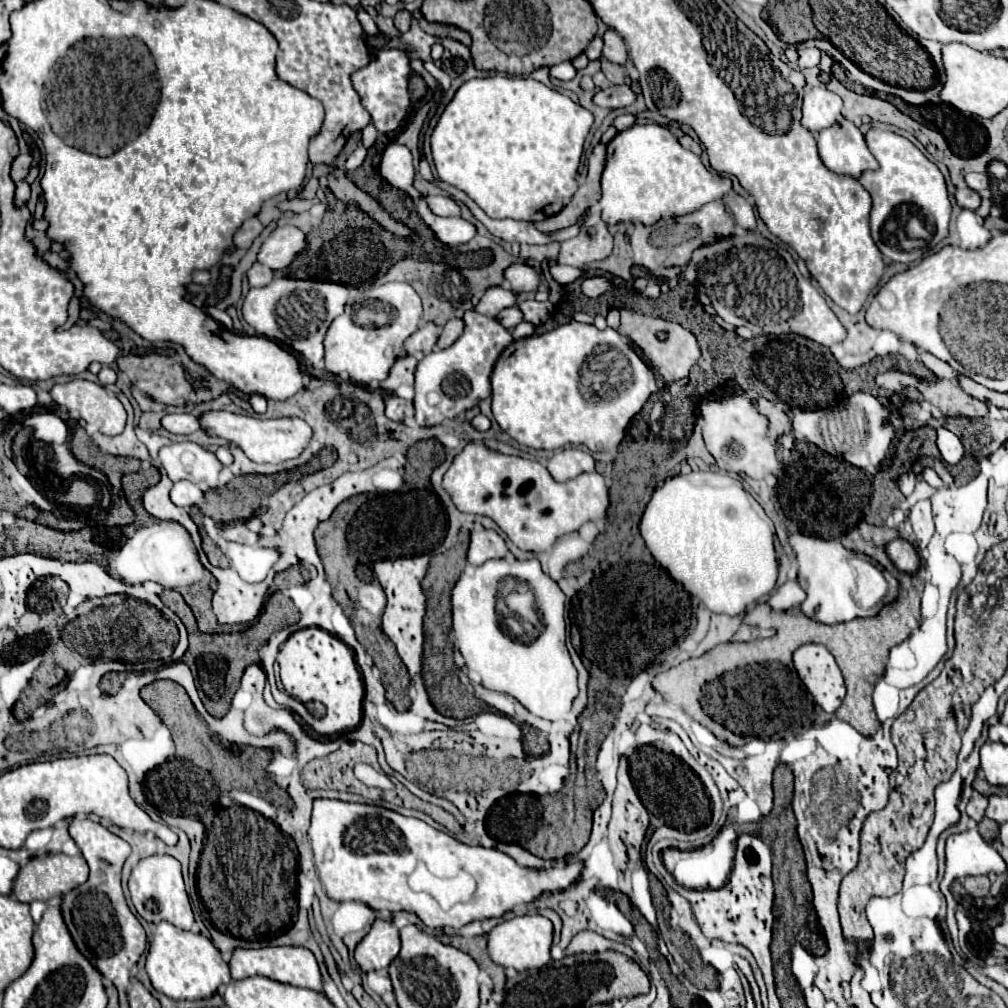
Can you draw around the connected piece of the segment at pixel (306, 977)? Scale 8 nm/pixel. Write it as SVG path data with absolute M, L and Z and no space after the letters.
M267 946L267 948L237 948L233 952L233 958L229 962L231 966L231 978L233 980L241 980L247 976L265 976L283 984L293 984L293 986L301 986L301 988L309 988L315 992L321 992L323 988L323 980L321 980L321 972L317 966L317 960L313 956L311 950L301 948L301 946Z

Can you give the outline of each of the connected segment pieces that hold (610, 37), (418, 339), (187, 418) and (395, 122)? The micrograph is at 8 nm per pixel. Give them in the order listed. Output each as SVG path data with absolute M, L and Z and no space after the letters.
M607 30L605 36L603 36L603 56L609 60L609 62L615 62L615 64L621 64L625 66L629 62L629 54L627 54L627 46L623 42L623 38L615 32L615 30Z
M433 322L421 324L419 330L405 342L405 350L407 354L427 354L435 348L435 342L439 338L439 326L435 326Z
M167 414L163 416L163 428L173 434L191 434L201 428L199 418L193 414Z
M389 48L389 50L379 50L373 60L365 66L353 72L353 88L361 98L363 108L369 112L375 128L379 132L393 132L399 128L410 108L410 94L407 90L411 76L411 56L407 48Z

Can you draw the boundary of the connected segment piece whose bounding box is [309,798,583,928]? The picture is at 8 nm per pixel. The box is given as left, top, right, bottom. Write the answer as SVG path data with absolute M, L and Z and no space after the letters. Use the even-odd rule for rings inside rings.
M327 798L313 800L309 840L315 852L315 866L319 878L329 898L337 902L343 900L363 902L373 910L415 912L421 918L421 922L429 928L443 928L443 926L461 928L473 920L499 918L507 910L513 910L517 904L533 902L543 892L557 892L573 886L583 868L582 861L568 863L564 868L552 867L549 870L525 868L499 850L491 850L483 846L479 850L479 846L467 846L451 838L449 834L425 824L419 818L401 816L393 810L373 804L357 804L357 802L327 800ZM445 884L447 890L451 884L451 908L447 910L441 908L441 904L437 902L437 898L445 890Z

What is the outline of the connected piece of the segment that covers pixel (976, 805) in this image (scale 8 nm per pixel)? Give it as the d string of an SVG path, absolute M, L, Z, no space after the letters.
M973 792L969 804L967 804L967 814L973 818L973 820L981 820L985 816L985 808L987 808L987 798L979 792Z

